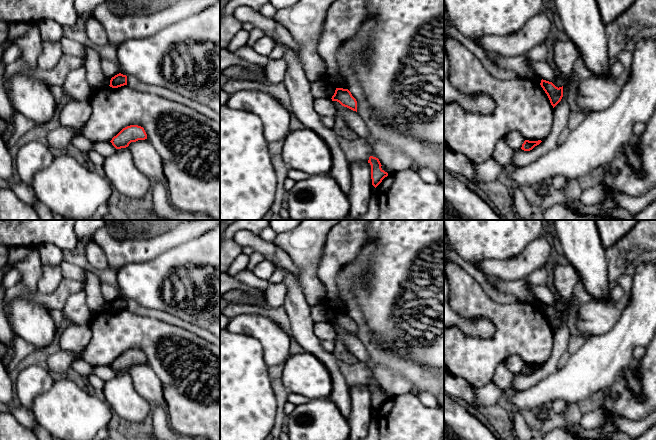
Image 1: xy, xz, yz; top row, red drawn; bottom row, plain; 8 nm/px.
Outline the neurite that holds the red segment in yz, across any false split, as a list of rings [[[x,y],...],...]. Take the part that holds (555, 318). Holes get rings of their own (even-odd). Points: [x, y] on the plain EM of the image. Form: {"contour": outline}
{"contour": [[[543,303],[541,304],[540,309],[547,318],[550,327],[554,332],[563,321],[563,310],[558,312],[552,306]]]}

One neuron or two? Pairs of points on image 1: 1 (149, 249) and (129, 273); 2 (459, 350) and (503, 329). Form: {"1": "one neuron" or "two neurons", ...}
{"1": "two neurons", "2": "one neuron"}

